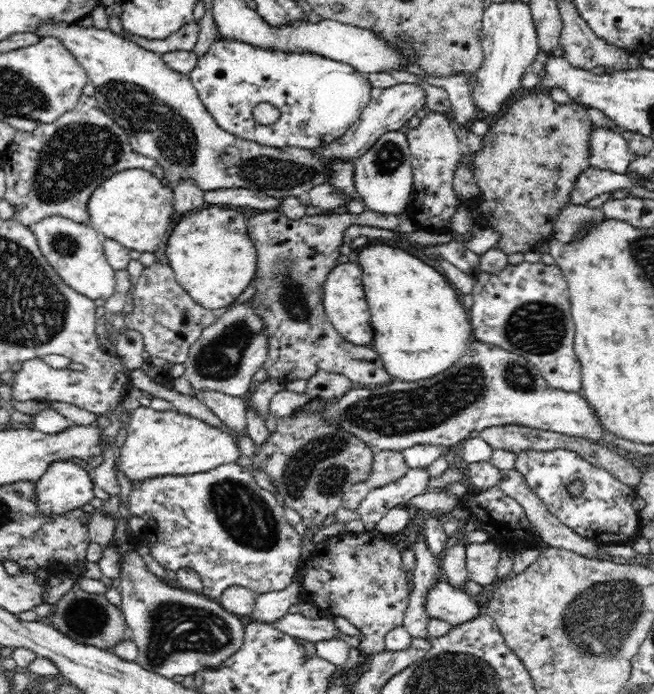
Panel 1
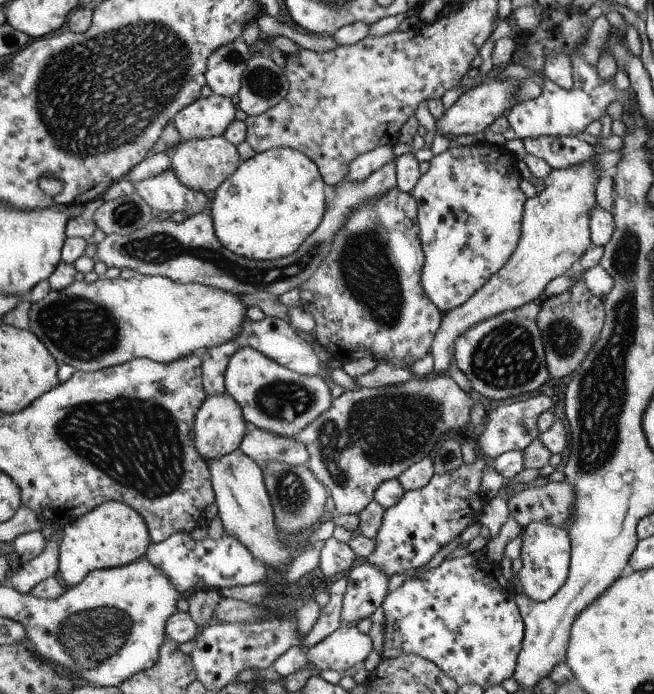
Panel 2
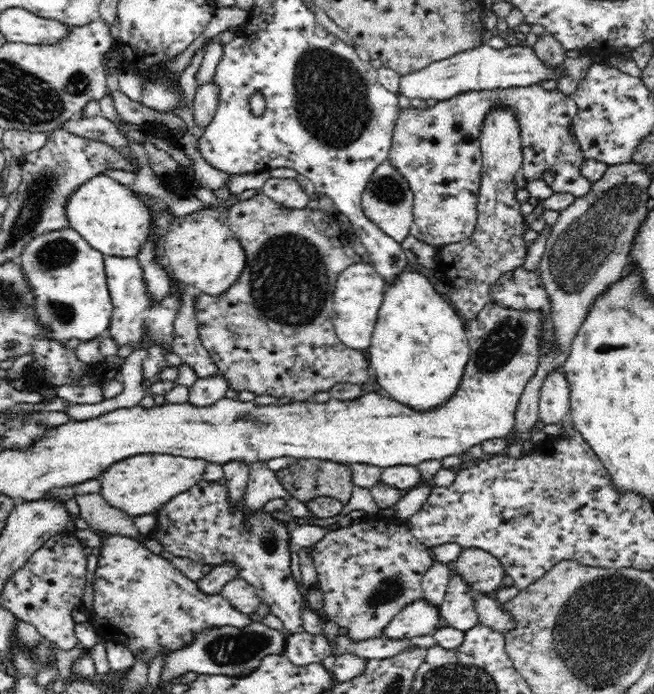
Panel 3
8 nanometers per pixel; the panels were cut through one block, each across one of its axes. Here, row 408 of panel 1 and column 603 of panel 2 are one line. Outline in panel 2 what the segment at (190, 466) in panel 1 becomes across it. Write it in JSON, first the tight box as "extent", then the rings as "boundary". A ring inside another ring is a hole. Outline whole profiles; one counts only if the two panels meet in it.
{"extent":[428,136,623,374],"boundary":[[[619,136],[597,137],[597,147],[593,156],[577,166],[569,166],[552,172],[545,177],[543,188],[533,198],[527,198],[521,214],[519,240],[507,262],[493,274],[476,292],[473,292],[463,304],[442,314],[439,328],[433,336],[428,353],[433,358],[432,371],[442,374],[449,368],[453,357],[455,338],[467,332],[471,326],[489,320],[503,312],[523,307],[544,294],[545,286],[561,274],[574,268],[579,258],[592,247],[589,236],[589,212],[596,204],[594,188],[597,184],[595,164],[599,152],[616,152],[623,148]]]}

